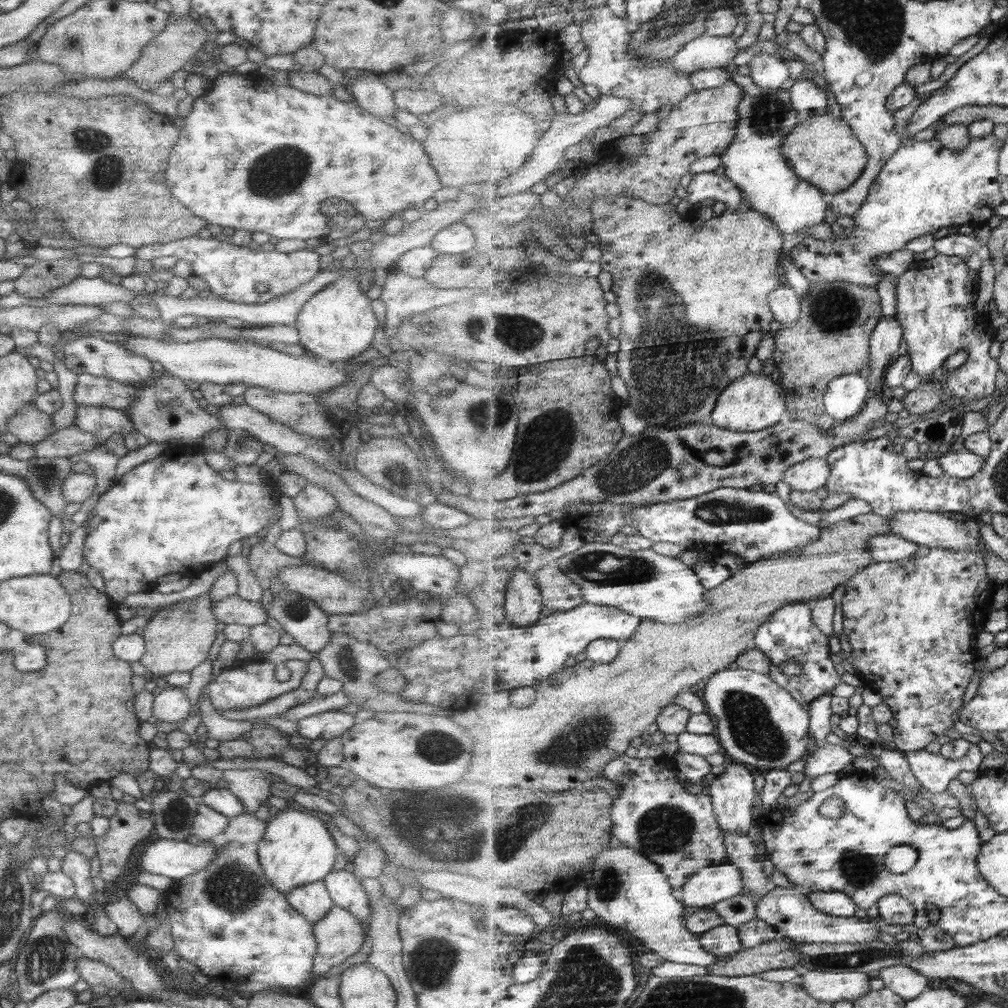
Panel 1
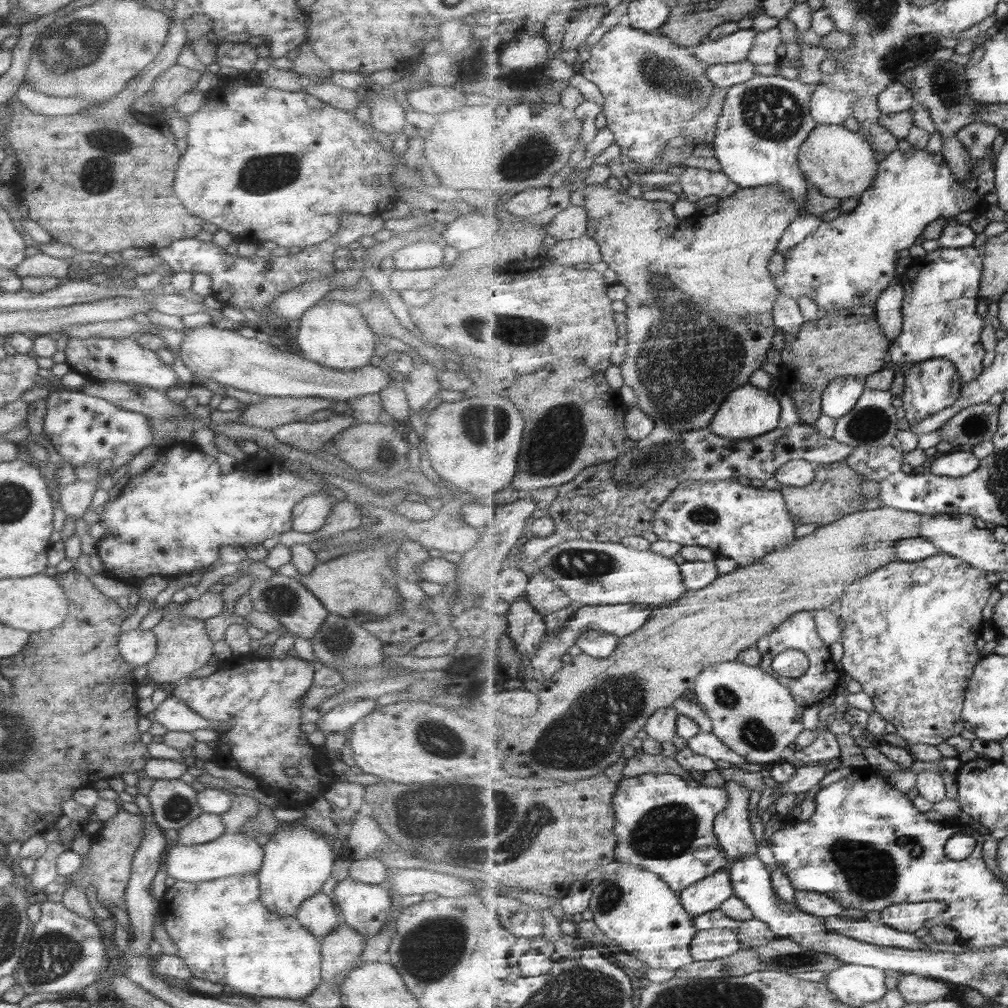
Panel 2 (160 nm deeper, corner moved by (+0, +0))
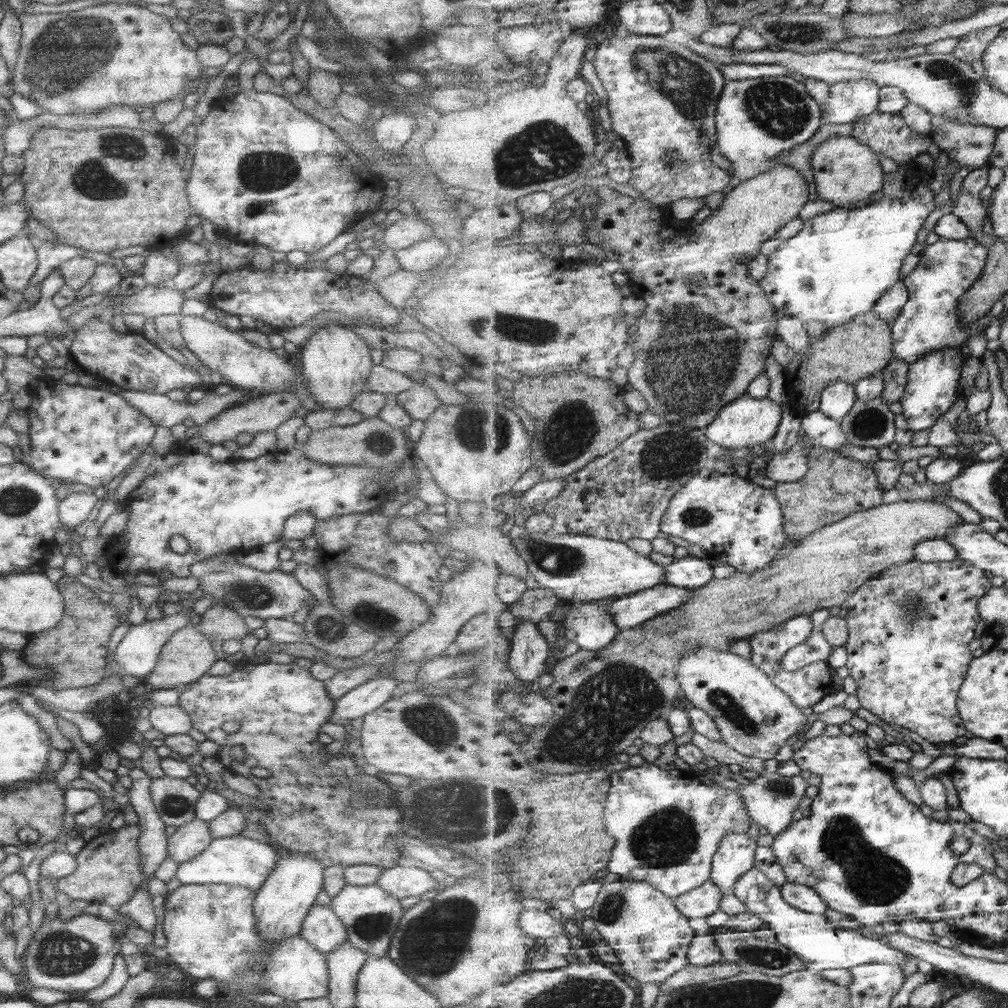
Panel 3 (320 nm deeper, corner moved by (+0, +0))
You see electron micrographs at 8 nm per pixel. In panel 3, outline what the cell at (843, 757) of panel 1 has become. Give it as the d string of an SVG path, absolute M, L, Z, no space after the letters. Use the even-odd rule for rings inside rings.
M777 770L774 773L760 774L747 785L737 790L746 802L750 817L758 826L767 828L771 834L784 833L793 821L793 812L799 808L797 804L805 798L804 792L809 786L801 776L786 777Z

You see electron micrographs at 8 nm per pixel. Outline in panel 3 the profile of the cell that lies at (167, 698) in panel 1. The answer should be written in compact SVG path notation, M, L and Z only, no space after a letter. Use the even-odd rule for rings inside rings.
M178 705L149 706L147 720L153 730L166 736L187 734L191 730L189 717Z

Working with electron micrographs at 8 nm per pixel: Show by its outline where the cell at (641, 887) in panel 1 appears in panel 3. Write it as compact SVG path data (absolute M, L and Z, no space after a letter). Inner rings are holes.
M620 878L605 883L590 917L619 961L615 968L641 986L666 982L690 964L688 952L696 935L689 918L679 912L672 897L649 882Z

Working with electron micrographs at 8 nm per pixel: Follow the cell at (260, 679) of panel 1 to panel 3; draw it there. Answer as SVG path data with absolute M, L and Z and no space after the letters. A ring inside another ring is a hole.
M266 662L247 668L239 664L229 675L205 674L181 688L178 706L189 717L191 728L219 746L216 759L226 770L250 779L259 790L257 800L267 806L267 810L262 811L250 804L241 805L237 799L227 799L226 808L238 808L242 812L244 828L255 830L255 824L260 824L270 842L299 856L310 856L323 868L370 864L386 869L402 862L393 842L394 838L405 835L402 814L399 805L395 804L395 788L375 775L367 775L350 760L329 760L329 756L325 756L328 752L317 741L317 734L320 726L330 720L335 702L328 697L324 684L314 679L307 669L293 663ZM227 720L239 722L235 733L227 734L221 729L221 724ZM234 746L243 749L243 761L236 762L231 758L230 749ZM251 768L263 768L269 776L254 777L249 771Z

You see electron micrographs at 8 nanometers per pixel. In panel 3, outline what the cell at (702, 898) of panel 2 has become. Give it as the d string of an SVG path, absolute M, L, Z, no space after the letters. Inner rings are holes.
M709 879L703 886L674 899L679 912L687 918L707 918L720 910L724 897L720 888Z

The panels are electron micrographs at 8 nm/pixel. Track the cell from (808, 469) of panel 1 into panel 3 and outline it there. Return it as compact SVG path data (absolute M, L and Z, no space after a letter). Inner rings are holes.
M791 451L778 453L766 466L767 475L778 484L803 480L809 471L808 456Z

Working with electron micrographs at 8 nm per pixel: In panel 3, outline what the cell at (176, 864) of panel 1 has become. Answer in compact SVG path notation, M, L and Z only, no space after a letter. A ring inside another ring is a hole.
M244 836L211 839L211 842L191 860L176 865L175 879L181 885L186 884L225 884L242 886L251 892L257 892L267 875L274 870L278 855L274 848Z

